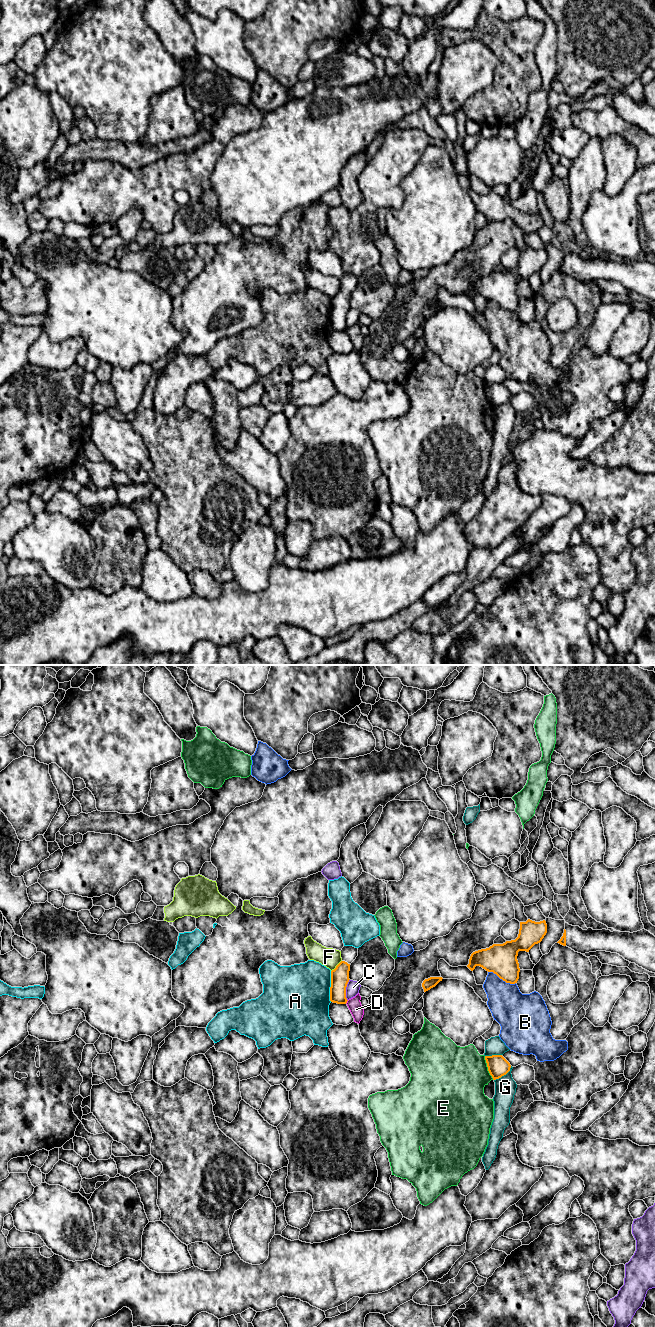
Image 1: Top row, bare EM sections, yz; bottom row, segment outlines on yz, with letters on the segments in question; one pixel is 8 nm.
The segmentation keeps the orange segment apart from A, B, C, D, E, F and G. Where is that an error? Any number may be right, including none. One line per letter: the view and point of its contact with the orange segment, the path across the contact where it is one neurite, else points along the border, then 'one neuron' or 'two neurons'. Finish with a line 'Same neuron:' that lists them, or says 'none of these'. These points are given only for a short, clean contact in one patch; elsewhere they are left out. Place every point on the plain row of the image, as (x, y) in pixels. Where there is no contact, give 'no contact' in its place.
A: contact yz (331, 314); two neurons
B: contact yz (502, 307); two neurons
C: contact yz (345, 318); two neurons
D: contact yz (346, 330); border yz (348, 328), (345, 331); two neurons
E: contact yz (488, 396); two neurons
F: contact yz (336, 294); border yz (341, 288), (331, 299); two neurons
G: contact yz (503, 403); two neurons
Same neuron: none of these

